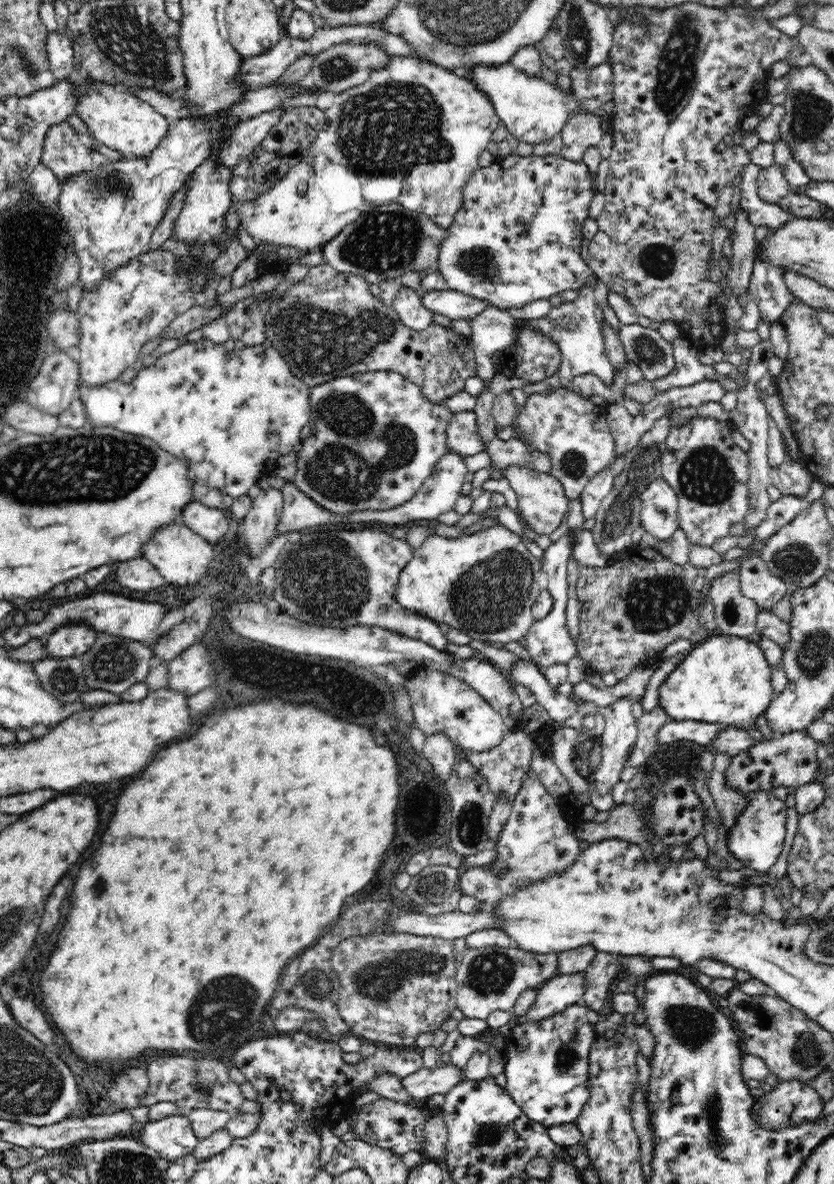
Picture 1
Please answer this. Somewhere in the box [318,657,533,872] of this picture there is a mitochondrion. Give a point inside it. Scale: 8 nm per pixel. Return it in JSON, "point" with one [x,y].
{"point":[471,827]}

